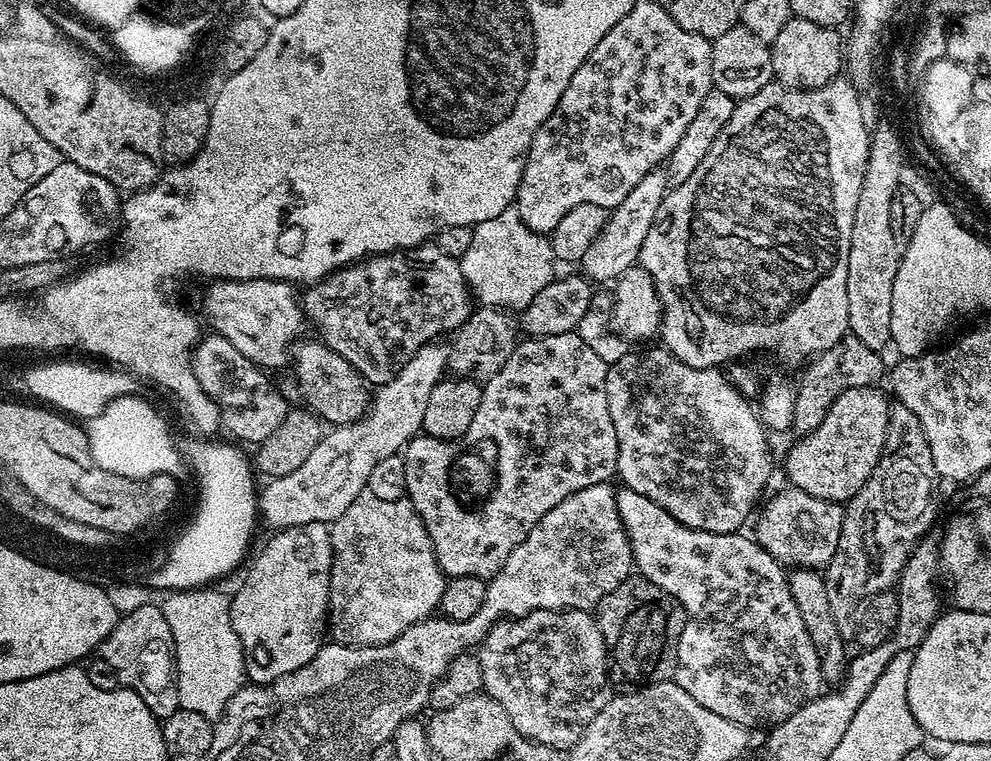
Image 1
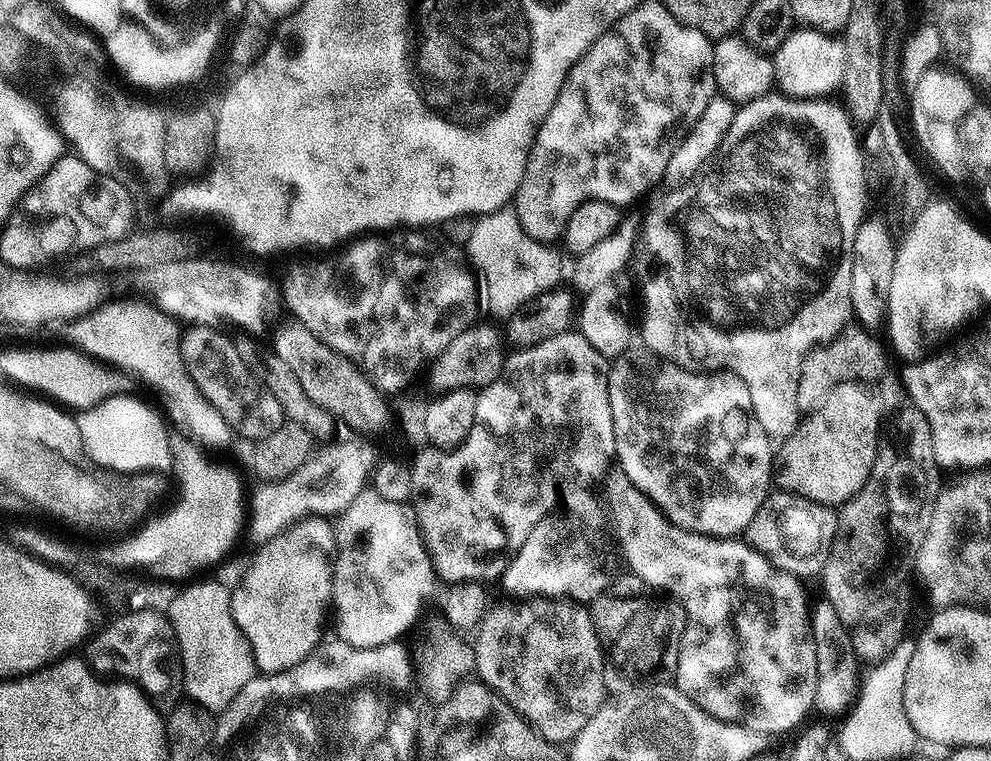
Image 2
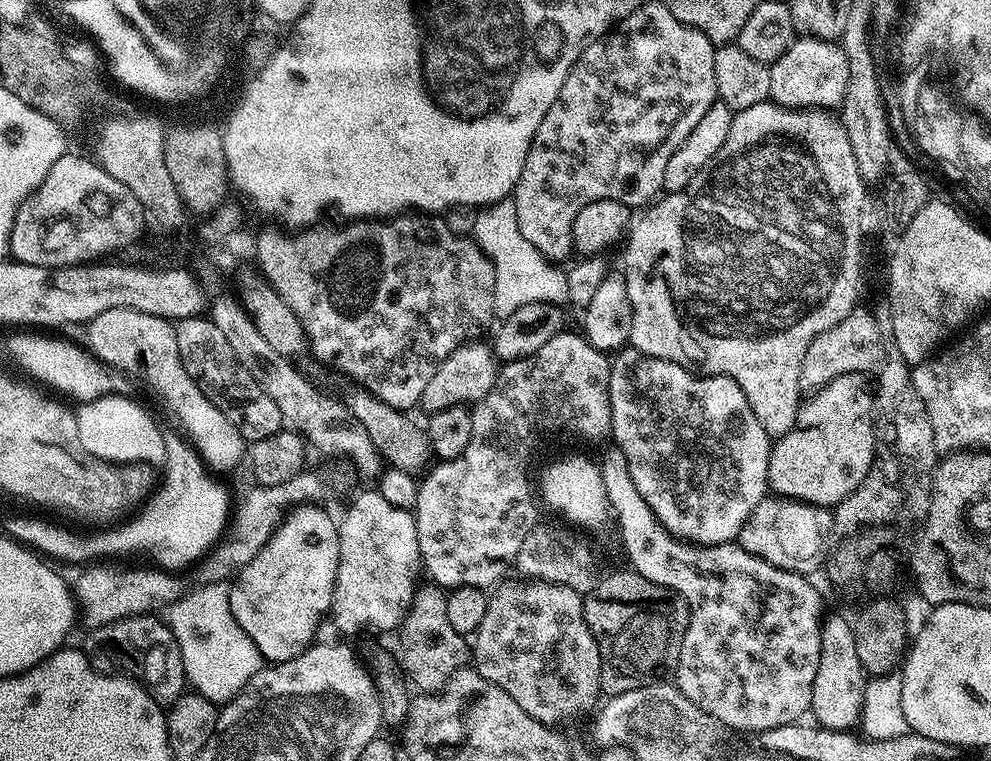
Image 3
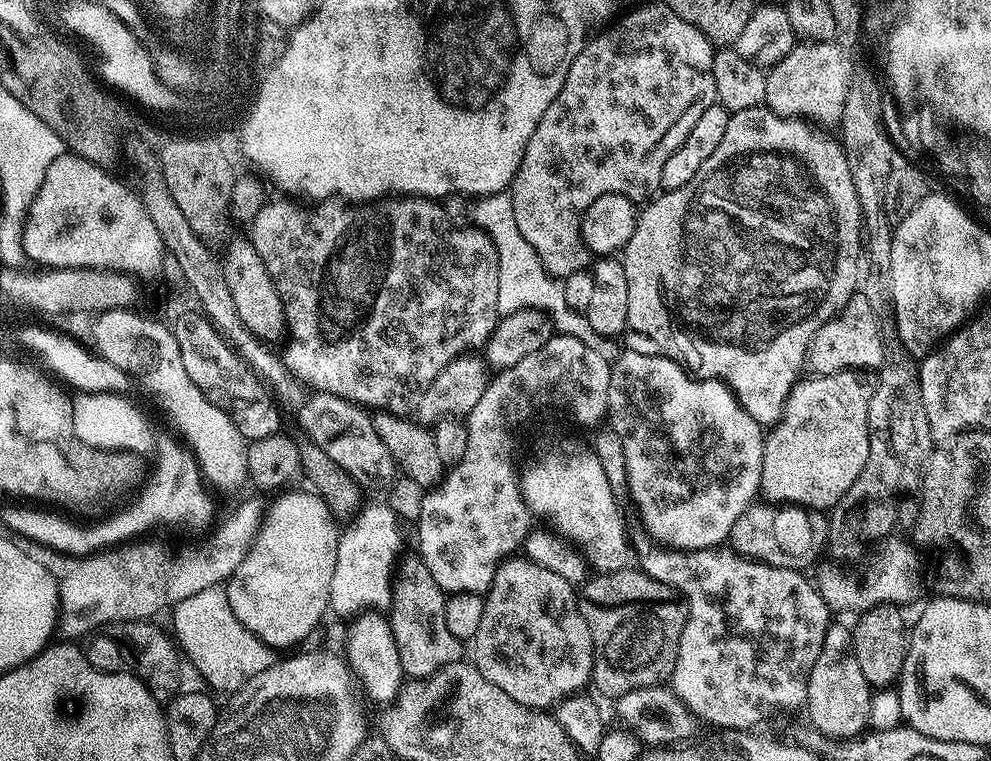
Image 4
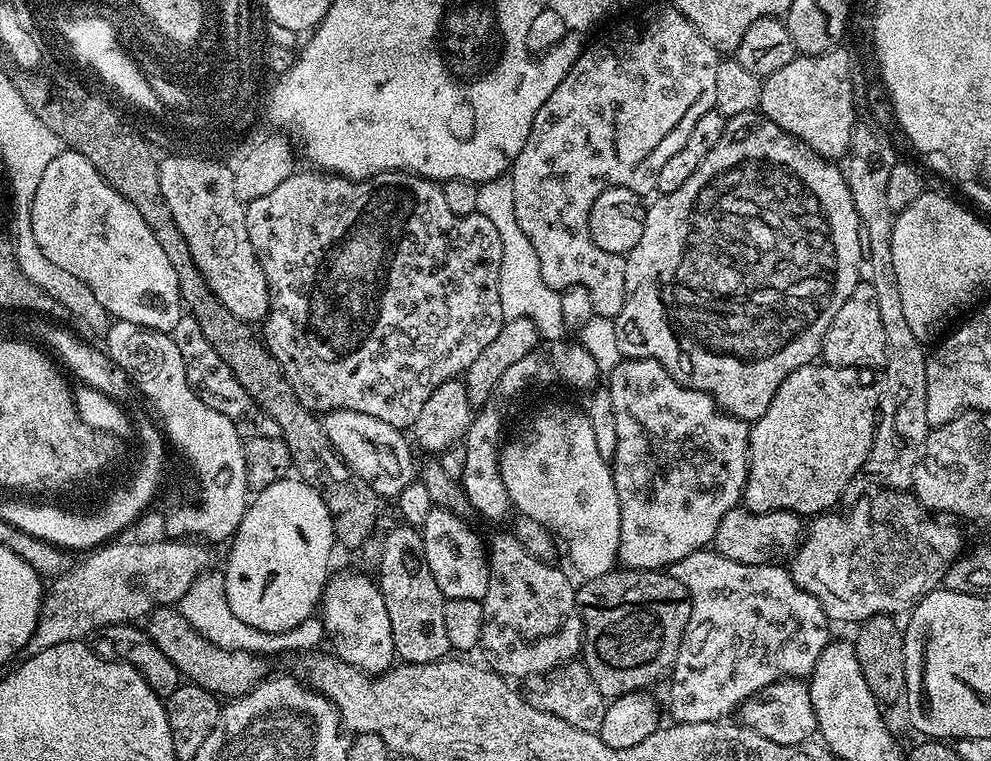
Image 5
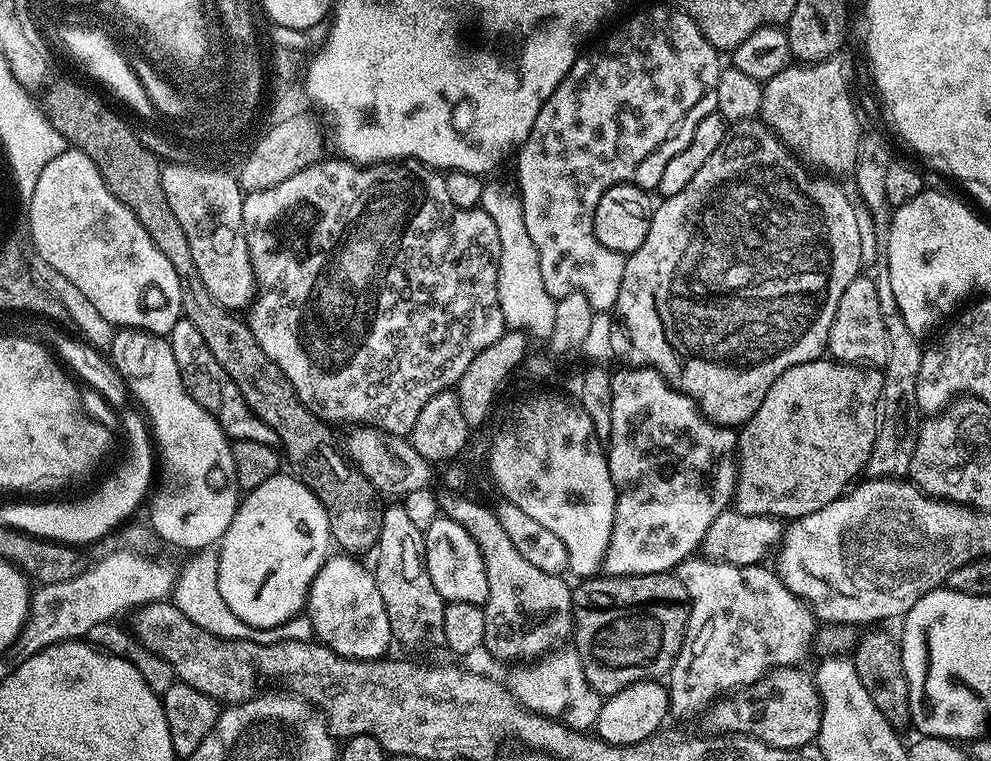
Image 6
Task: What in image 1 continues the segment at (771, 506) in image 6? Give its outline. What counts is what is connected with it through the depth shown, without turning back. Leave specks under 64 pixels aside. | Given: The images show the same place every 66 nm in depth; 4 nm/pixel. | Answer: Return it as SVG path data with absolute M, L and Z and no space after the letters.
M879 387L871 388L851 388L842 394L826 410L826 416L822 422L810 434L799 437L796 445L788 452L788 457L784 460L784 472L788 475L787 483L791 487L802 490L814 498L823 500L834 500L837 502L846 502L862 486L866 486L866 478L874 474L874 466L878 466L878 458L884 449L886 442L886 426L888 425L888 410L890 400L880 393Z

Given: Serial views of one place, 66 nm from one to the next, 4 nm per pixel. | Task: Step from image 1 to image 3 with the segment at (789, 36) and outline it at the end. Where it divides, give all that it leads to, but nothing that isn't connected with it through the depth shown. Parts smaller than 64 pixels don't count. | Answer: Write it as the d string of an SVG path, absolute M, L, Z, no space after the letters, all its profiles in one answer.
M813 36L793 39L792 44L782 54L782 58L770 65L770 97L782 108L793 110L836 110L846 94L848 64L847 56L839 43L830 40L815 40Z

